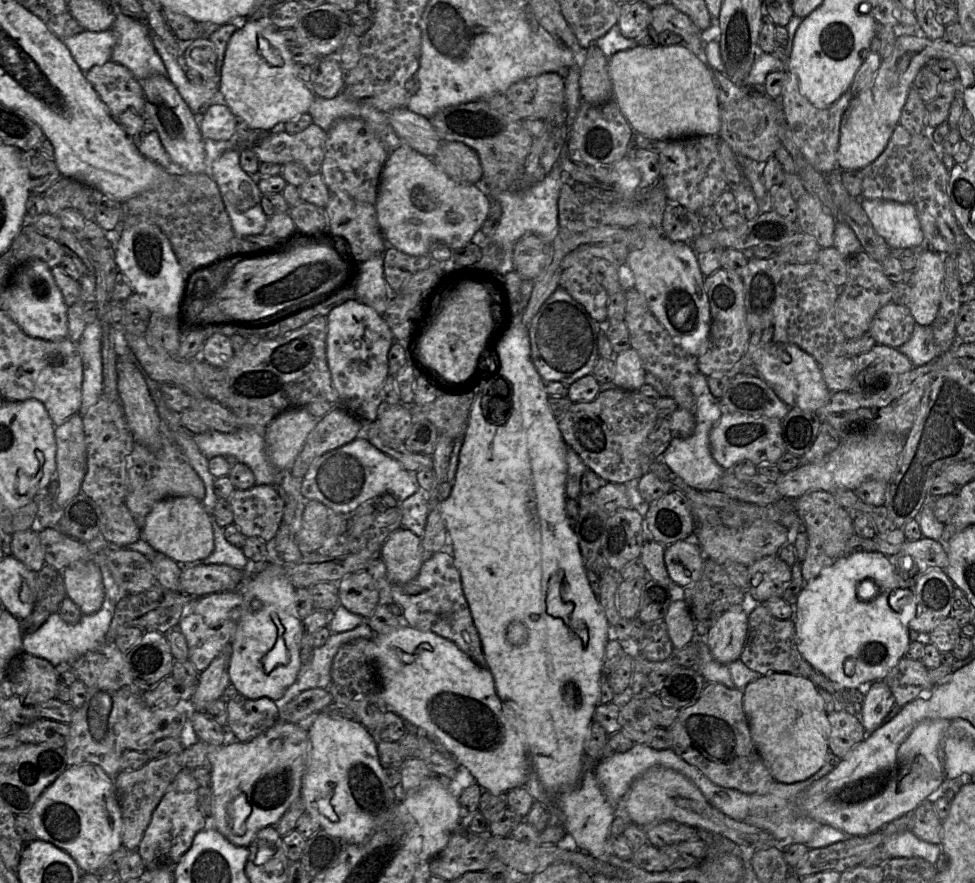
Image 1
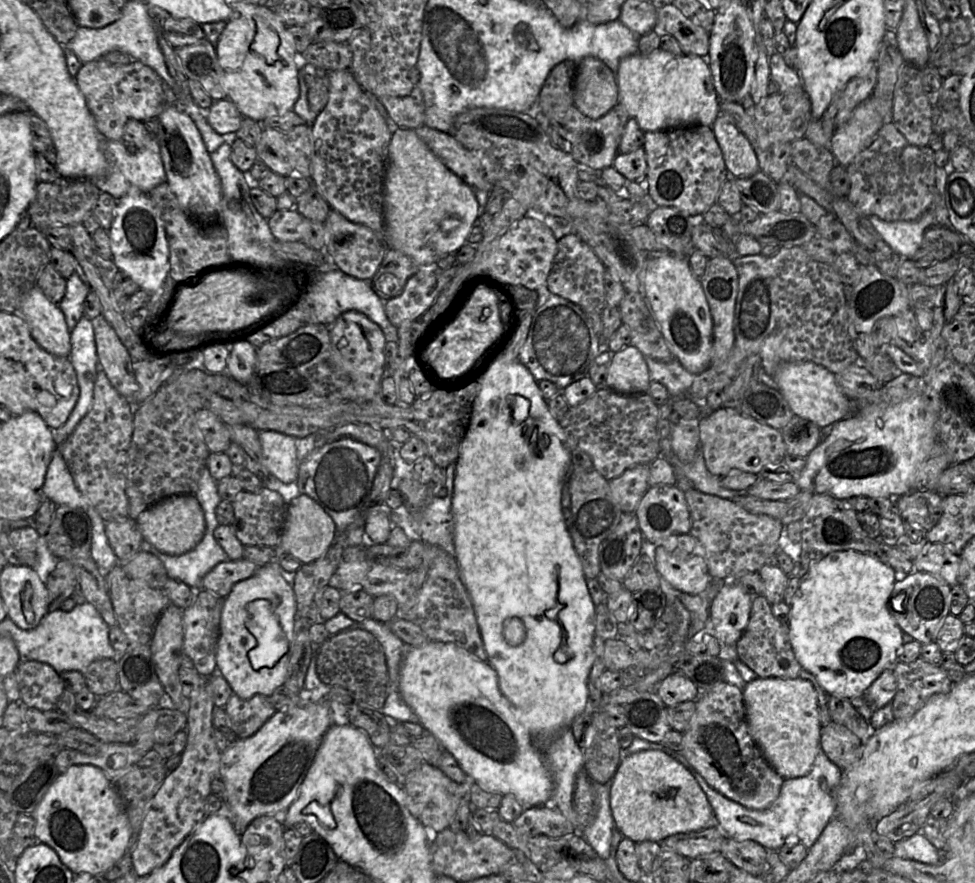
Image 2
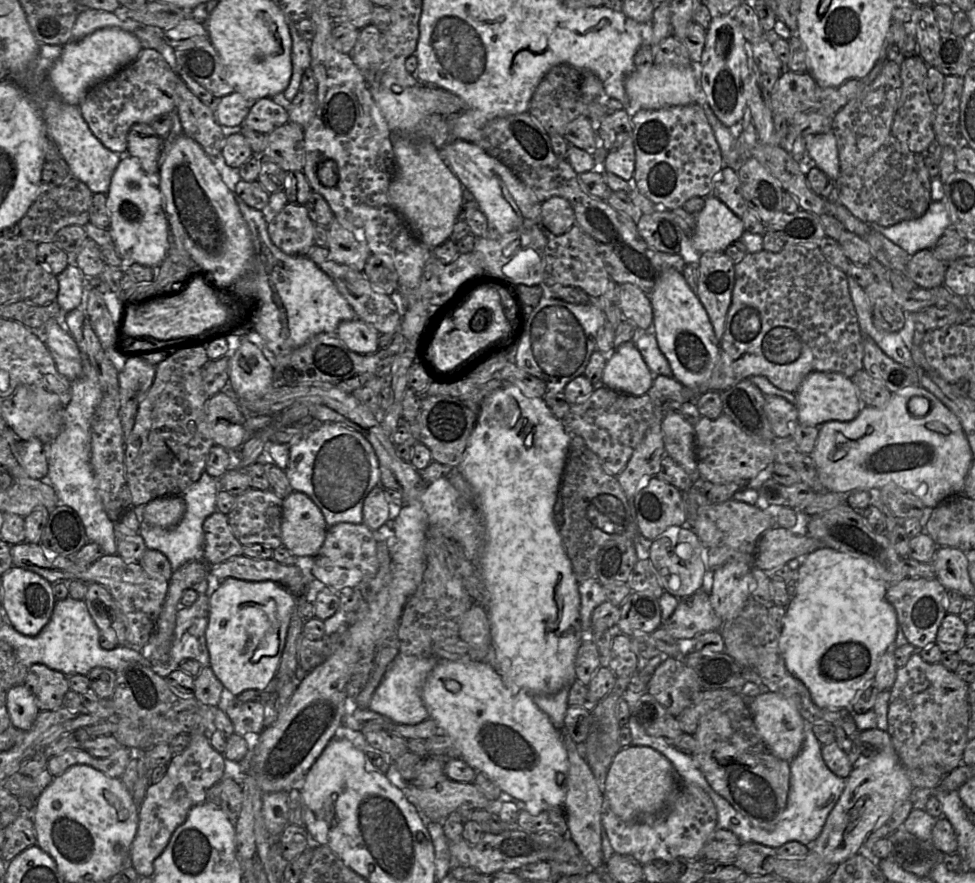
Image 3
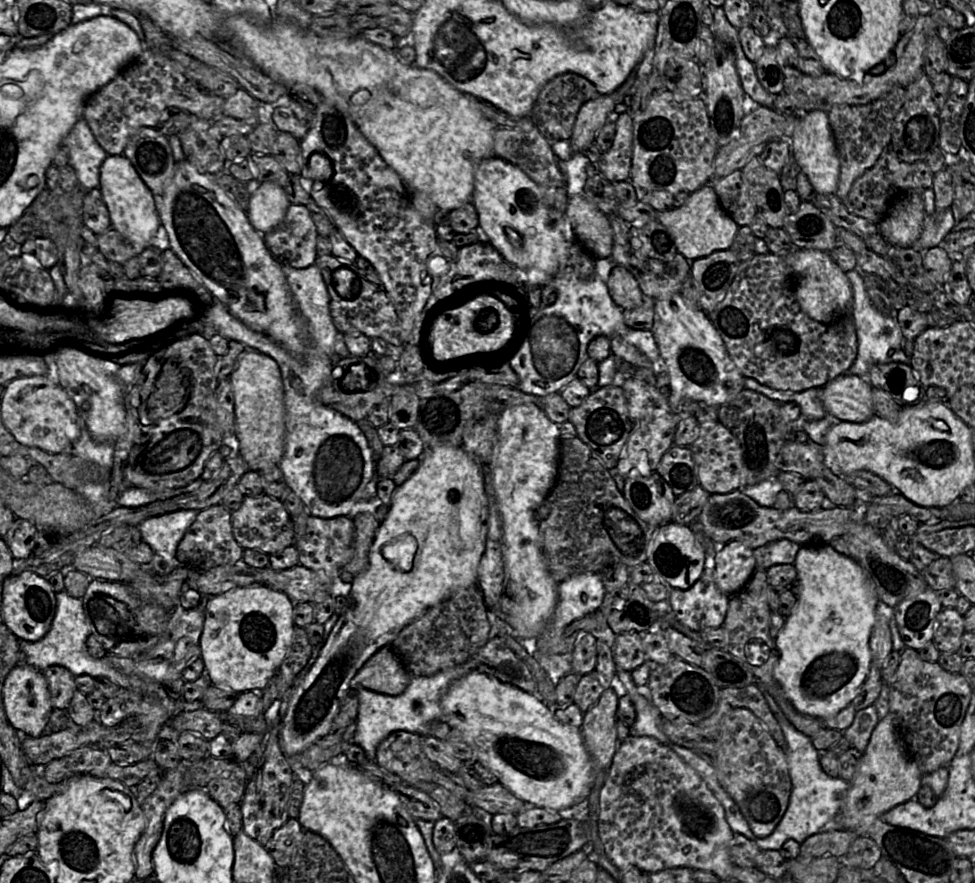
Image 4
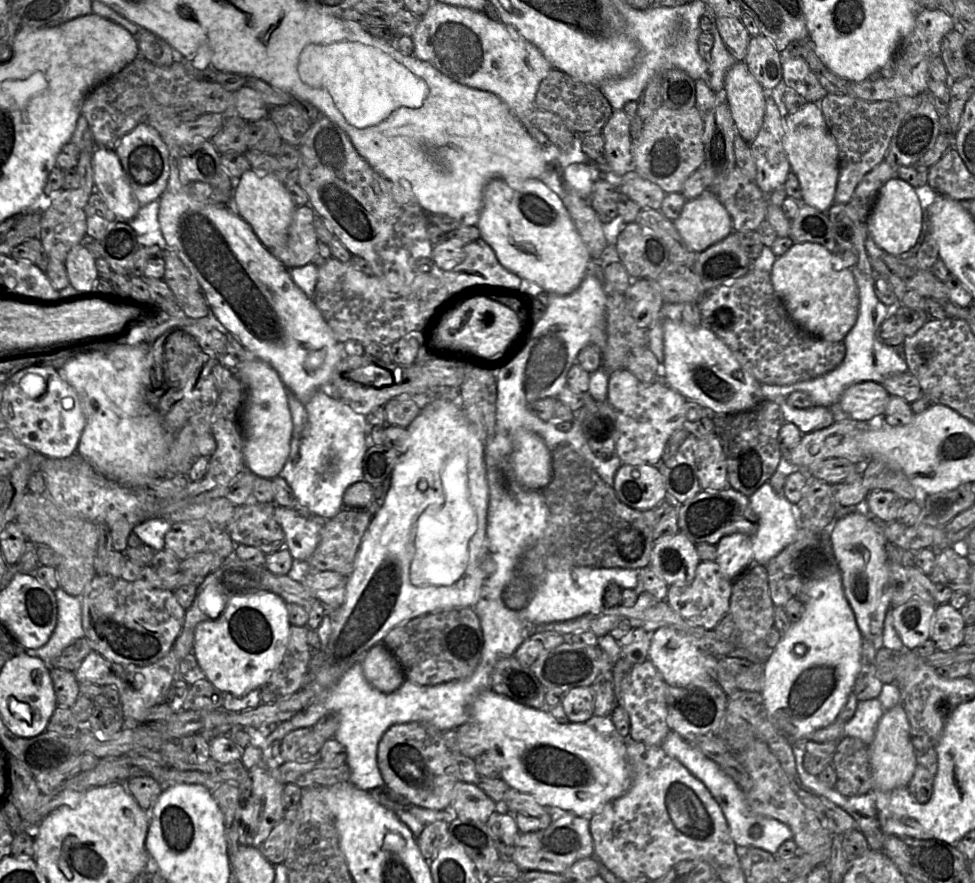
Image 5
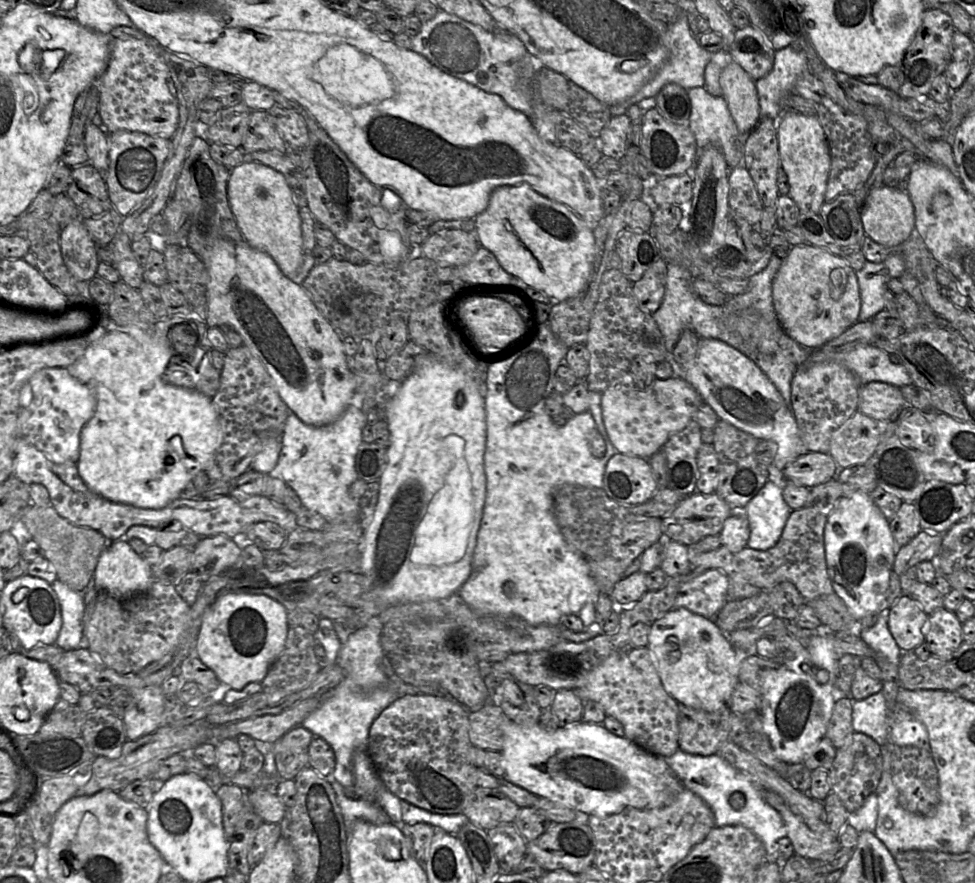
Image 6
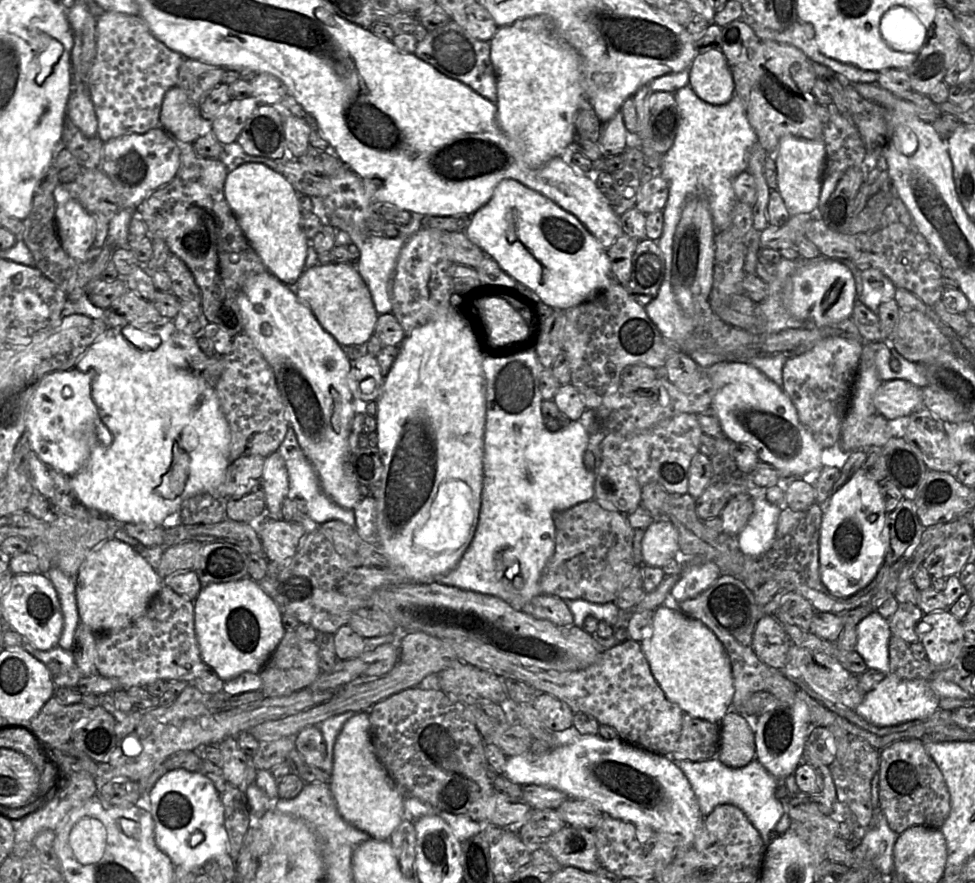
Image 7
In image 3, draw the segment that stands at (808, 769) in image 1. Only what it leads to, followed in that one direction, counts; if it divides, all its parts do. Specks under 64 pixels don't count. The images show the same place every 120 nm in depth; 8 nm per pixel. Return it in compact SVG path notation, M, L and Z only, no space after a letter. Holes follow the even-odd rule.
M770 691L746 699L758 733L768 749L776 757L790 762L800 752L804 740L805 719L798 701Z

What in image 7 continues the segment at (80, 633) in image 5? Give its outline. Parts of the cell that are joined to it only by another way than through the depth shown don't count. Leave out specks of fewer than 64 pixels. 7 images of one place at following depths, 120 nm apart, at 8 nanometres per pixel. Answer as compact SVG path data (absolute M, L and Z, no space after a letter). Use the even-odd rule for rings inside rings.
M53 565L46 575L57 592L63 614L63 630L58 645L65 650L71 650L74 634L80 623L76 600L76 577L64 573L56 565Z

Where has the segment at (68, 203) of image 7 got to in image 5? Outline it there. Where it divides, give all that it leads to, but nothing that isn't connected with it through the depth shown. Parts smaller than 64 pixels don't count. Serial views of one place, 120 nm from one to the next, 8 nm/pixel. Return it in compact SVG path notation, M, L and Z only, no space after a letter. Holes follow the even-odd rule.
M80 243L74 246L64 261L65 269L72 285L79 293L91 293L95 291L96 282L99 279L95 258Z

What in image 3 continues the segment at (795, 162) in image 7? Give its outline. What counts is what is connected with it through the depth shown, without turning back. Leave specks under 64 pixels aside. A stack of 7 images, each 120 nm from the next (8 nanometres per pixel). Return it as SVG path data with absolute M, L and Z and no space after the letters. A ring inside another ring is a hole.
M833 131L804 138L806 155L811 165L821 169L831 179L837 180L840 176L840 160Z

